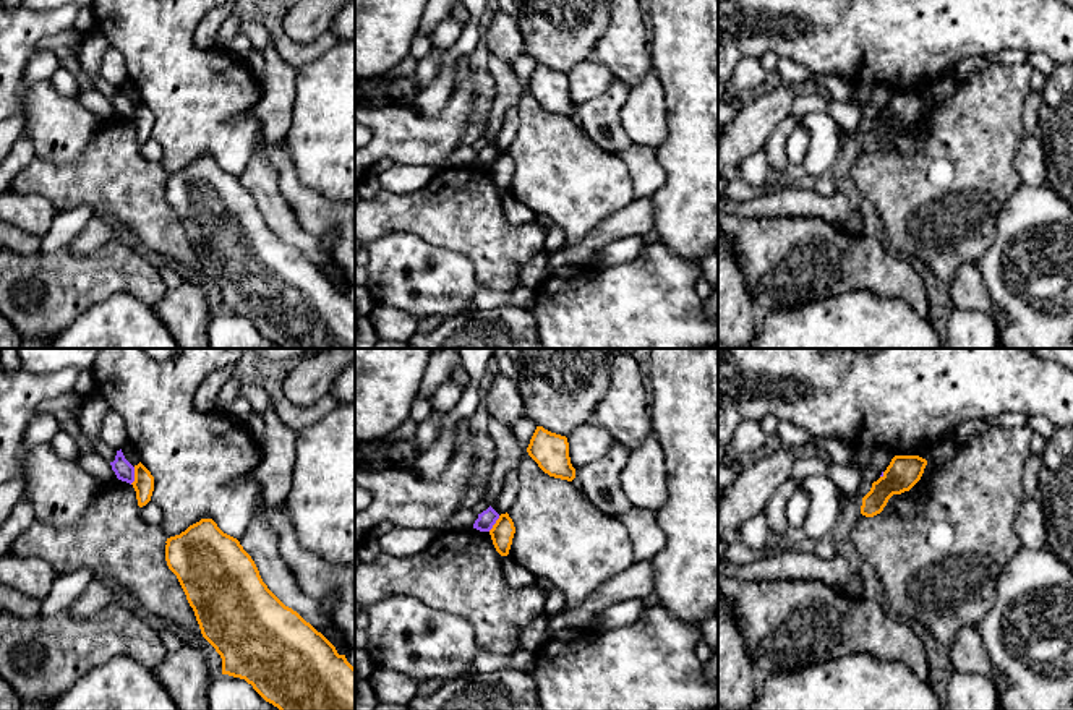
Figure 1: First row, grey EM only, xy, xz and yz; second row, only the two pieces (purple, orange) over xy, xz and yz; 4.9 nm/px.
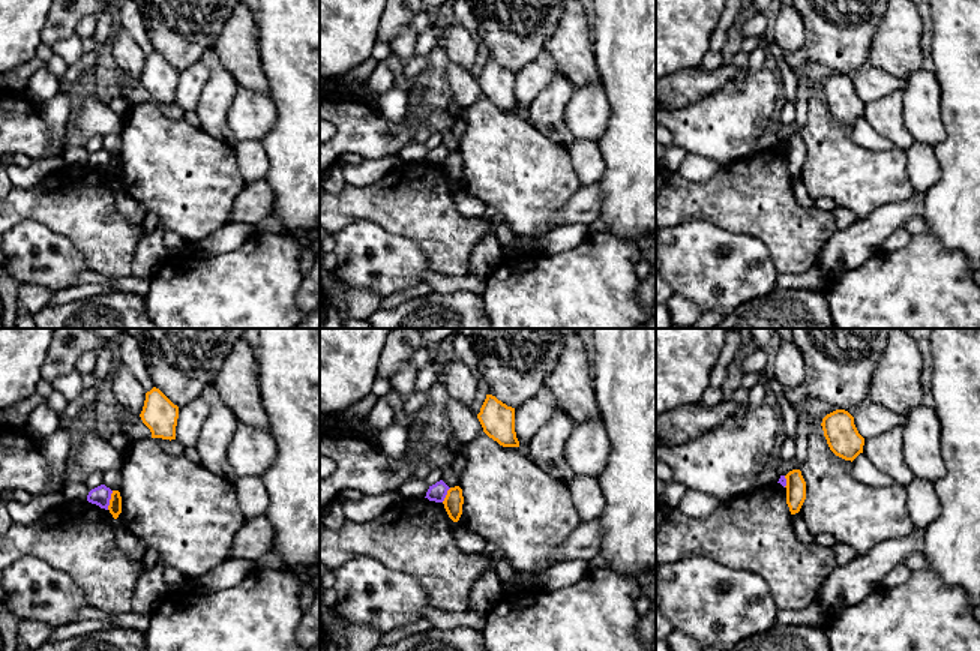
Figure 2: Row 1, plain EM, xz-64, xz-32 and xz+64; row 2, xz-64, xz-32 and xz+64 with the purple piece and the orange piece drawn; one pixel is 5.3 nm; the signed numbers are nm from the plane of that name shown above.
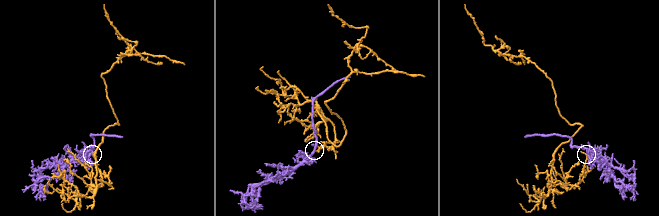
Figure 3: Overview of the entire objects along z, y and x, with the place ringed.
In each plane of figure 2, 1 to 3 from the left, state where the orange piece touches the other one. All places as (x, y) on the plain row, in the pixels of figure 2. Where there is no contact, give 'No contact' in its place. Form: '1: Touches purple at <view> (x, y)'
1: Touches purple at xz-64 (108, 164)
2: Touches purple at xz-32 (446, 158)
3: Touches purple at xz+64 (785, 146)

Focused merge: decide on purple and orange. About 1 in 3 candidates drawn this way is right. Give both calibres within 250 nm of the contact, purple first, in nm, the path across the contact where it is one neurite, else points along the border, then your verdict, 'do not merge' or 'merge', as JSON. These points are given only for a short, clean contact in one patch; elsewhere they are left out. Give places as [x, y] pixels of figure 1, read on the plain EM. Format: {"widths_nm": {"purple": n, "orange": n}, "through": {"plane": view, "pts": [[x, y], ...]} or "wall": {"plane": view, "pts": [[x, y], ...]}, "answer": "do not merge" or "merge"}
{"widths_nm": {"purple": 90, "orange": 100}, "wall": {"plane": "xy", "pts": [[135, 104], [135, 115], [130, 120]]}, "answer": "do not merge"}

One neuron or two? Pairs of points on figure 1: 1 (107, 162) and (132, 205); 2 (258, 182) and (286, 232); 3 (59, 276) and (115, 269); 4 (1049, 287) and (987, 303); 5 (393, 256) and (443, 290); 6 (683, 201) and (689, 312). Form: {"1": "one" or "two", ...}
{"1": "one", "2": "one", "3": "one", "4": "two", "5": "one", "6": "two"}

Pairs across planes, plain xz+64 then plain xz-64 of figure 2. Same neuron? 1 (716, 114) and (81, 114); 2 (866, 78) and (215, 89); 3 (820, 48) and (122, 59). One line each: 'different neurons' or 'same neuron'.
1: different neurons
2: different neurons
3: different neurons

